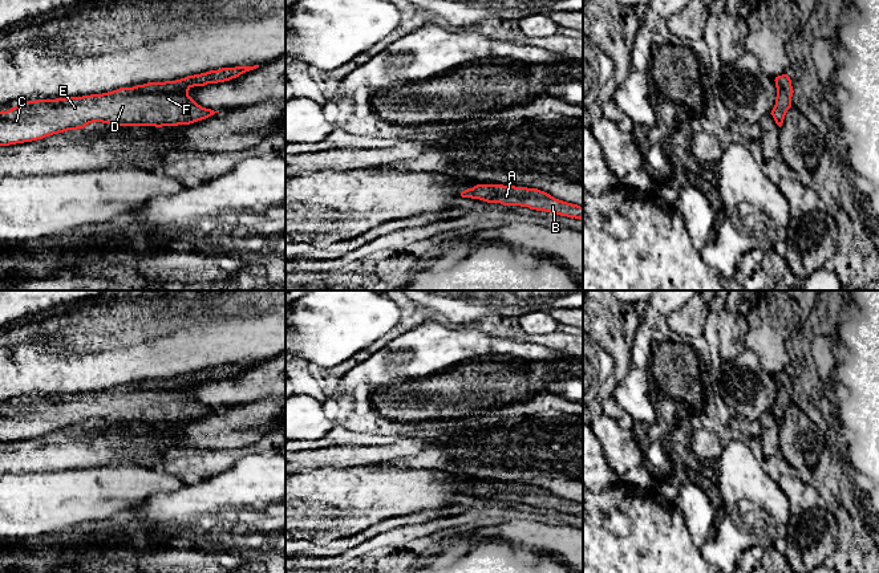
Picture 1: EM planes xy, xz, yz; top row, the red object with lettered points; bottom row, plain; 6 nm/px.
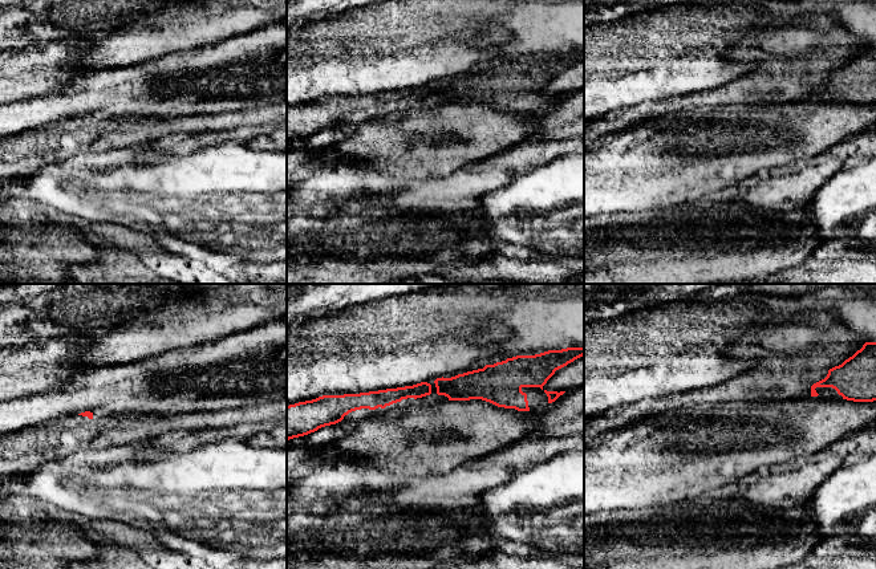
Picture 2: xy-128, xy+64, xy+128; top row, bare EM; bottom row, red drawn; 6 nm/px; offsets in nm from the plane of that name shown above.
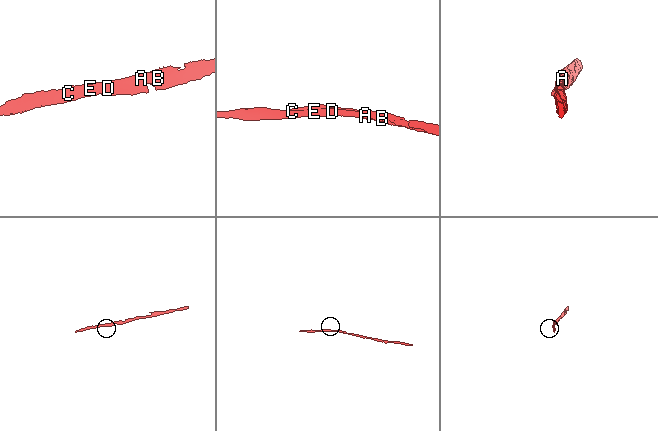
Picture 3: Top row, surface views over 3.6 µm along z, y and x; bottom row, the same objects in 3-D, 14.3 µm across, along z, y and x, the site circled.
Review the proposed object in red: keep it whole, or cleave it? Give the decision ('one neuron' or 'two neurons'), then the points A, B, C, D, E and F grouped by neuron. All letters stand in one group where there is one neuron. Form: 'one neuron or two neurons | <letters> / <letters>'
one neuron | A B C D E F

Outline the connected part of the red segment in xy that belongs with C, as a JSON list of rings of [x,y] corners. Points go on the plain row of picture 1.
[[[259,362],[222,365],[102,391],[25,398],[0,409],[0,443],[42,436],[93,419],[155,424],[190,422],[219,410],[198,402],[189,393],[191,385],[230,378],[256,365]]]

